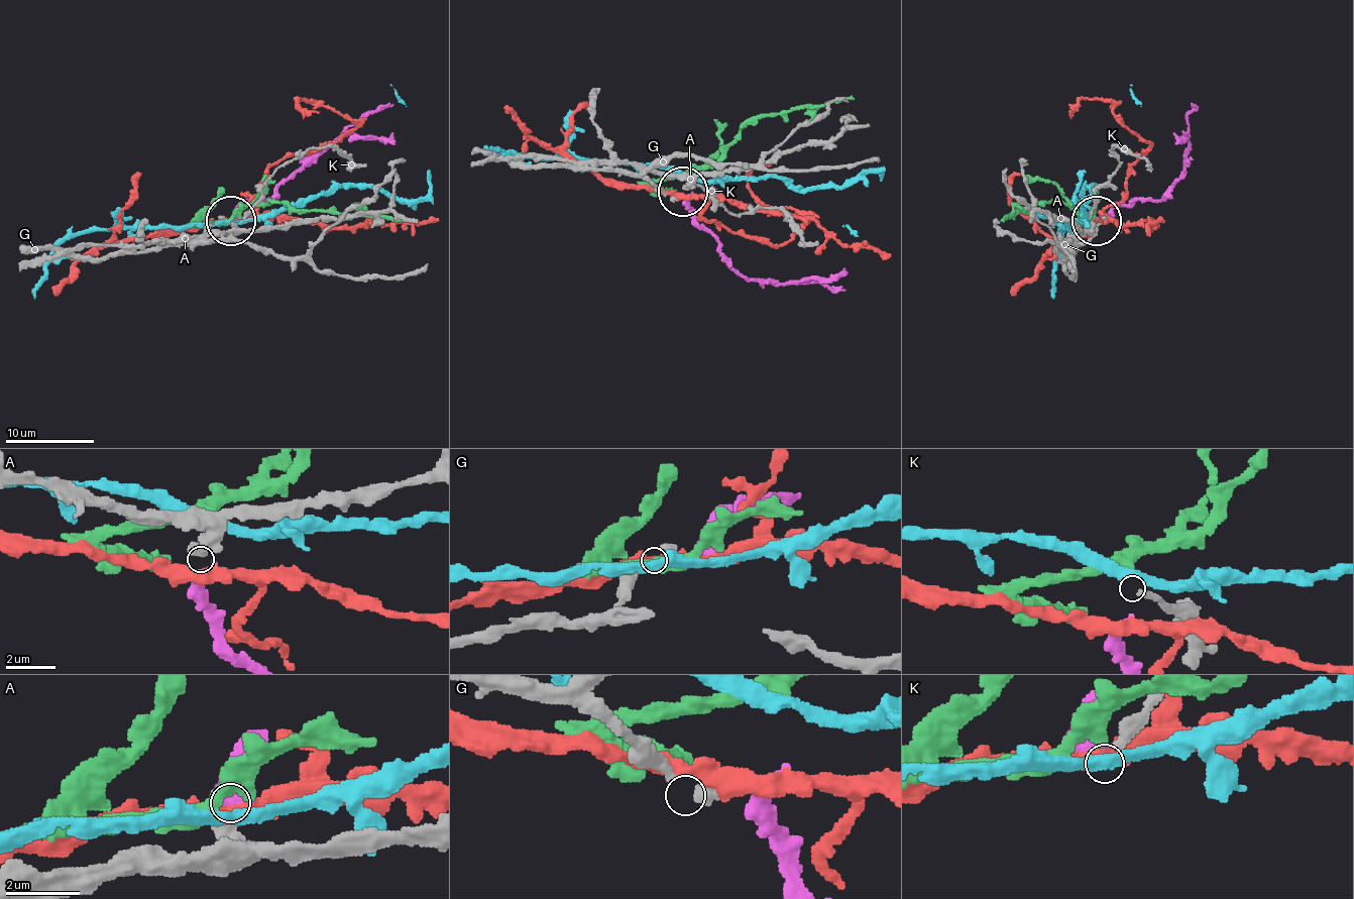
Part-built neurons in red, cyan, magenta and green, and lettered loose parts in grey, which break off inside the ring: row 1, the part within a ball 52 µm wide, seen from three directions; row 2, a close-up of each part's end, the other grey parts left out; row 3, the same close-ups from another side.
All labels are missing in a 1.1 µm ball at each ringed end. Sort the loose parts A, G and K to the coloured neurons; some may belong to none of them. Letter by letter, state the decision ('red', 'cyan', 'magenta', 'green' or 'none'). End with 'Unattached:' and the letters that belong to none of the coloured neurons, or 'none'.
A: magenta
G: none
K: cyan
Unattached: G

